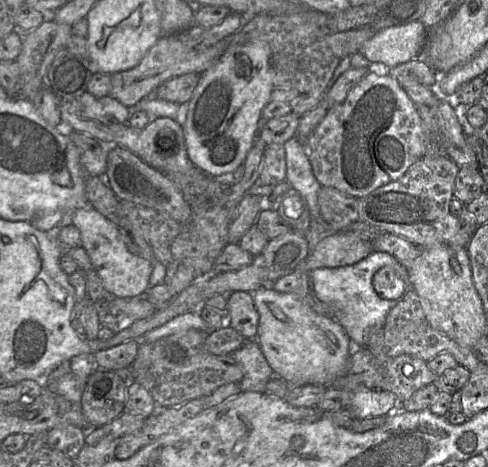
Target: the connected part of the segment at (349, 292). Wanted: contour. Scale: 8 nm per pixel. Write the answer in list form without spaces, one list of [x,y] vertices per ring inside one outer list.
[[[372,251],[357,263],[340,267],[319,267],[310,272],[311,294],[314,299],[330,308],[330,318],[336,320],[346,331],[352,345],[362,347],[370,337],[382,329],[389,311],[396,300],[386,300],[378,296],[372,285],[374,274],[382,267],[389,266],[406,283],[406,291],[412,289],[409,271],[389,253]]]

